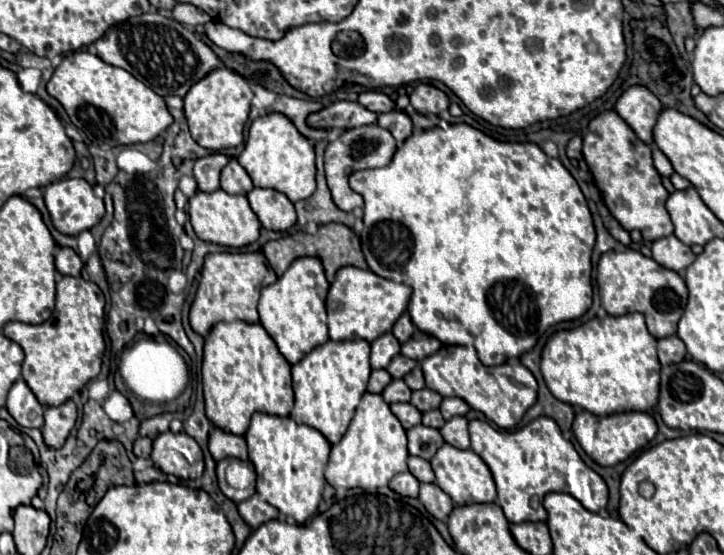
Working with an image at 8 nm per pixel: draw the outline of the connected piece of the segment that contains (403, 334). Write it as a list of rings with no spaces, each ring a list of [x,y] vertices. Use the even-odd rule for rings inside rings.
[[[404,312],[404,314],[398,318],[398,322],[394,324],[392,334],[400,340],[400,344],[404,344],[404,340],[408,340],[408,336],[412,336],[412,332],[414,332],[414,330],[416,330],[416,328],[414,328],[414,324],[412,324],[410,316]]]

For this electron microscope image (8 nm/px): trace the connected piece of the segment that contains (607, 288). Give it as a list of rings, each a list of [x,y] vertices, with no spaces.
[[[624,250],[624,252],[602,254],[598,262],[596,282],[600,290],[602,308],[610,316],[640,312],[646,316],[646,326],[654,338],[676,334],[676,324],[688,302],[686,282],[682,280],[680,274],[662,268],[652,258],[646,258],[636,250]]]

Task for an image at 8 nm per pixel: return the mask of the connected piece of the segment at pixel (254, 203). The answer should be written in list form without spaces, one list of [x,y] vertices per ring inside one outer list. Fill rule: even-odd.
[[[254,188],[248,194],[248,200],[266,230],[282,232],[296,224],[294,204],[284,194],[268,188]]]

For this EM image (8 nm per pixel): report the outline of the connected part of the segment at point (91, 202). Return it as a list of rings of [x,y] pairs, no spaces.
[[[62,178],[46,186],[44,204],[52,226],[66,236],[78,236],[80,232],[90,230],[104,216],[102,198],[96,198],[92,186],[82,178]]]

